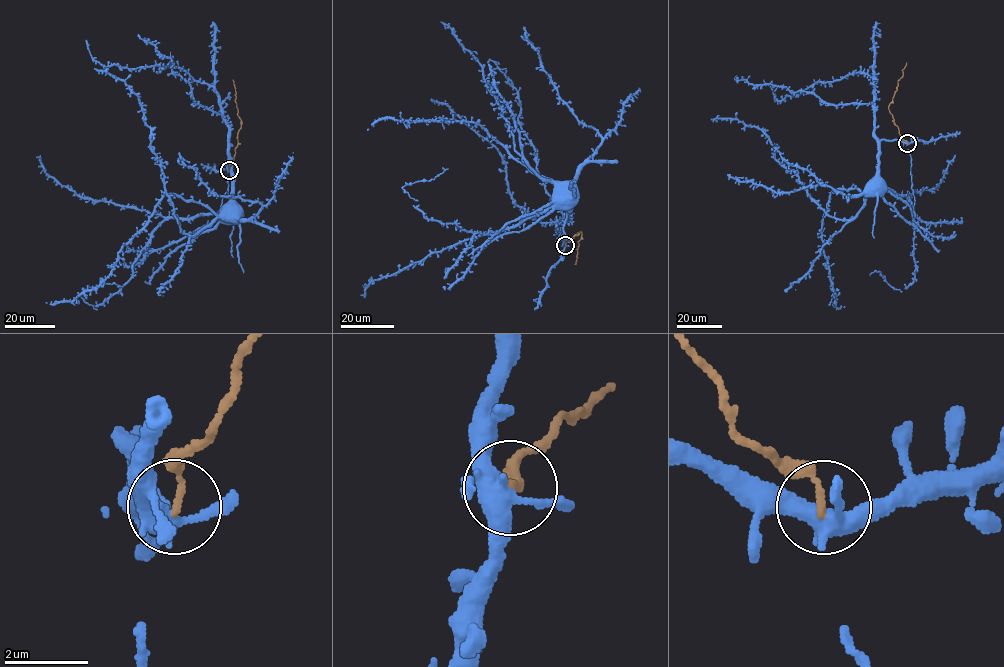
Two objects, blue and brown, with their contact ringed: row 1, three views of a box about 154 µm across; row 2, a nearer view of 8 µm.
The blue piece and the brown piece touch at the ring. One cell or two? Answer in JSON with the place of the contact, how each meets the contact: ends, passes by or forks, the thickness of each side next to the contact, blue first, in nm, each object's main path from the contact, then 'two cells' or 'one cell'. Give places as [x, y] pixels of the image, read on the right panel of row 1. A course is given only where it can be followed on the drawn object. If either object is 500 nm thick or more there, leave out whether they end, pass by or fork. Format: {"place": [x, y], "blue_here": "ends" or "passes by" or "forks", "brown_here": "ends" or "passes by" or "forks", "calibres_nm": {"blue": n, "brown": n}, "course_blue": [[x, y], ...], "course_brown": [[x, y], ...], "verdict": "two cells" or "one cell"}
{"place": [907, 143], "blue_here": "forks", "brown_here": "ends", "calibres_nm": {"blue": 400, "brown": 150}, "course_blue": [[907, 143], [880, 142], [865, 203], [843, 220], [811, 197], [761, 130], [711, 119]], "course_brown": [[907, 143], [899, 133], [888, 106], [906, 62]], "verdict": "one cell"}

